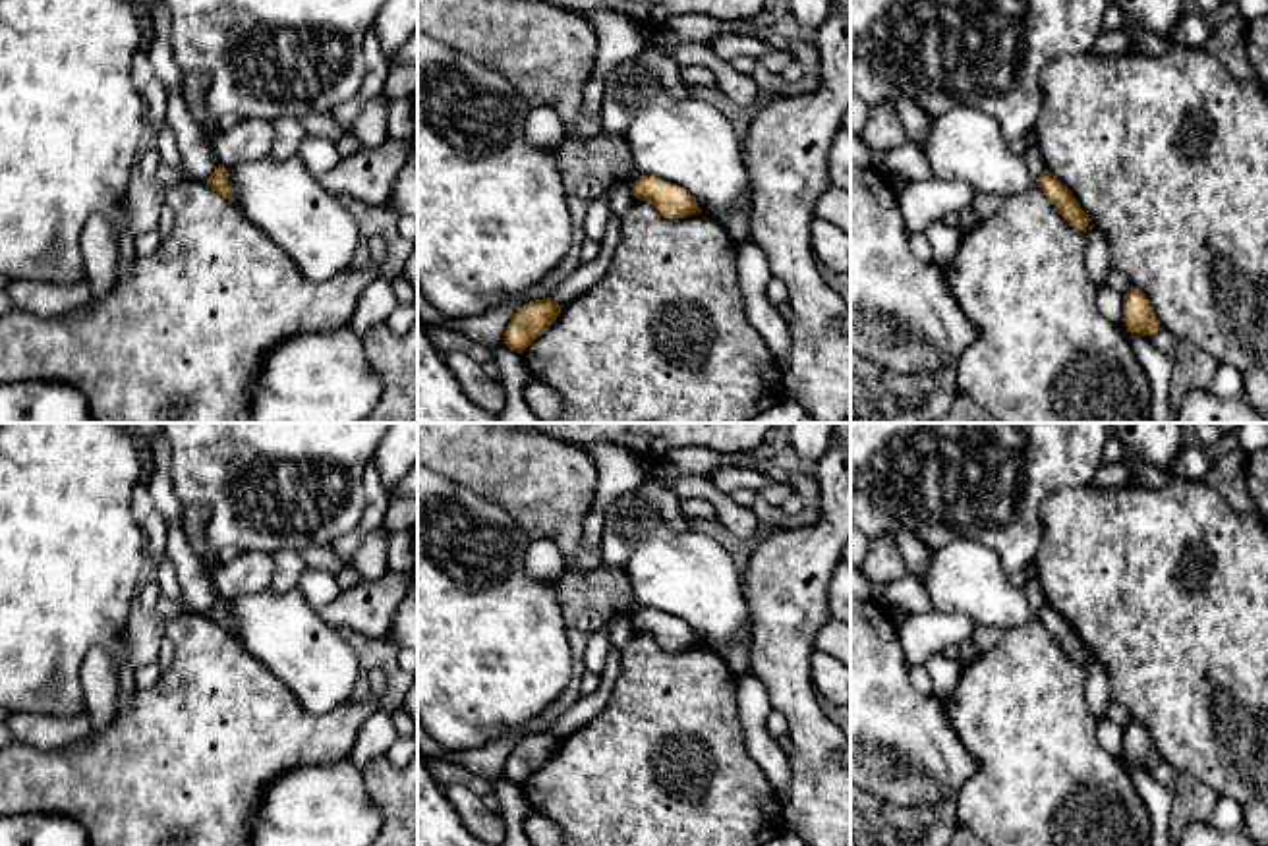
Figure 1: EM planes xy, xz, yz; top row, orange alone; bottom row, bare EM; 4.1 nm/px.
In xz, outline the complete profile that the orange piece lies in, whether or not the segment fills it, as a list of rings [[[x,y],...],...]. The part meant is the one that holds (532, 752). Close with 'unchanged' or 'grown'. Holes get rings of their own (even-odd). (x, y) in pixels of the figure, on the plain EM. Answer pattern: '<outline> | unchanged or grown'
[[[545,732],[524,736],[510,751],[504,776],[522,786],[537,769],[541,769],[557,753],[562,738]]] | unchanged

